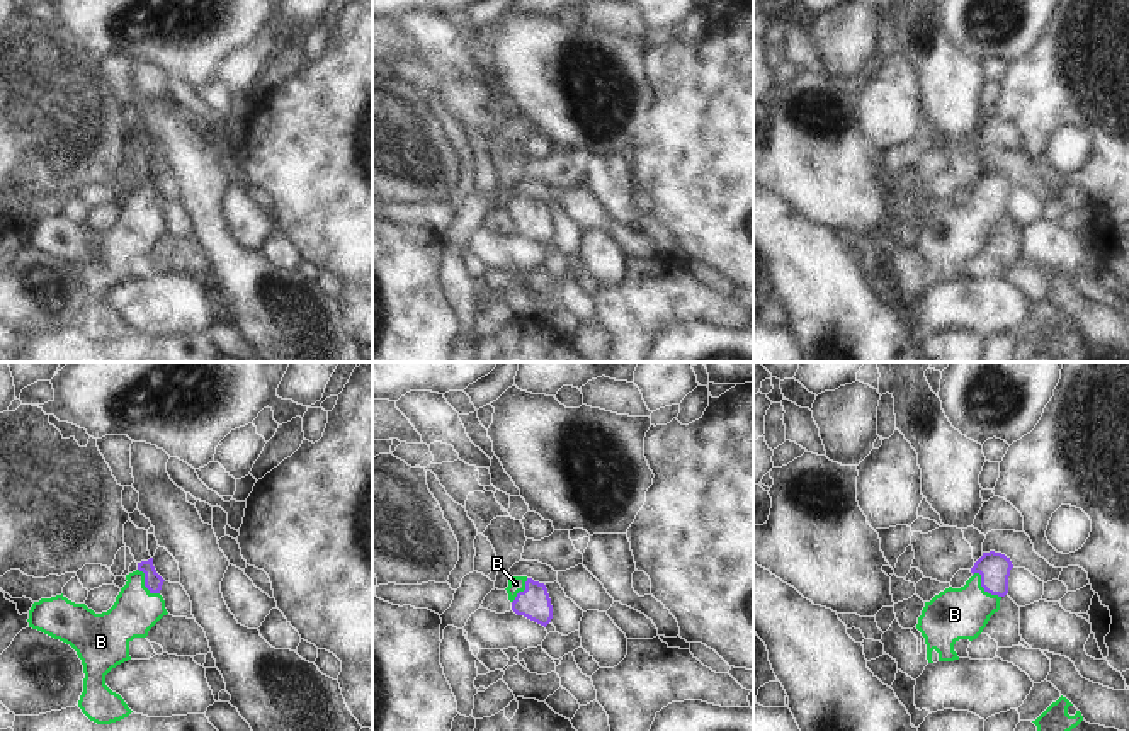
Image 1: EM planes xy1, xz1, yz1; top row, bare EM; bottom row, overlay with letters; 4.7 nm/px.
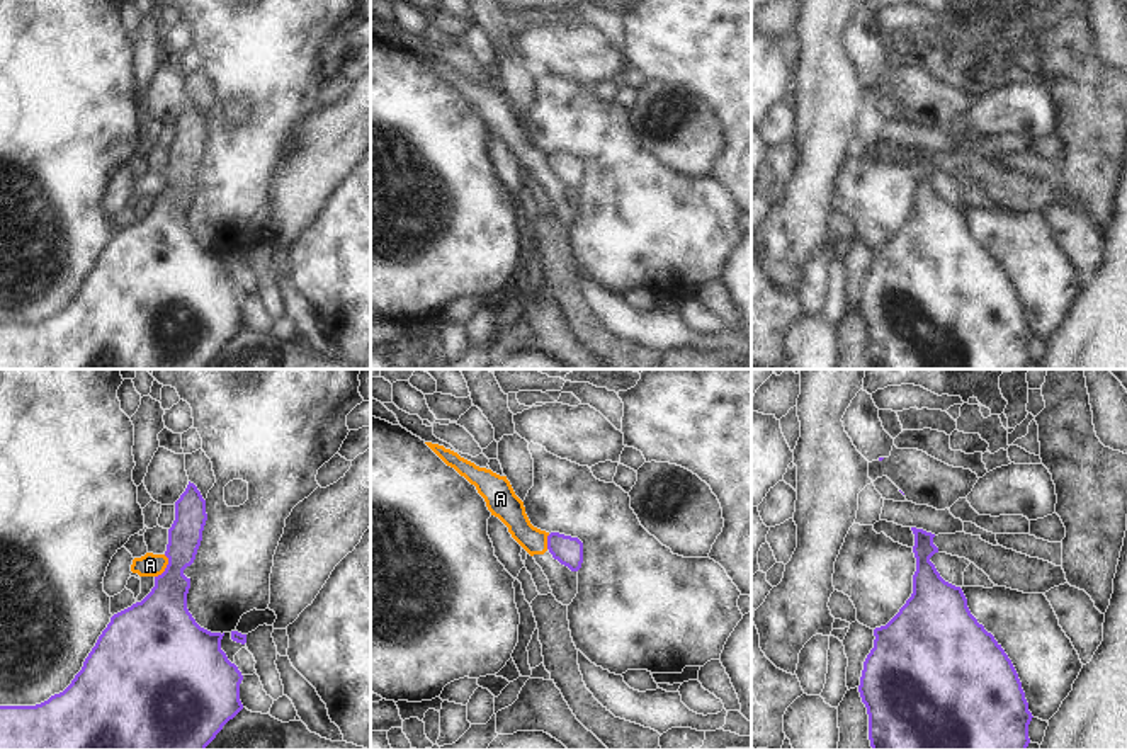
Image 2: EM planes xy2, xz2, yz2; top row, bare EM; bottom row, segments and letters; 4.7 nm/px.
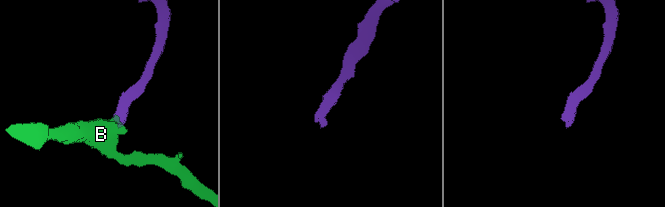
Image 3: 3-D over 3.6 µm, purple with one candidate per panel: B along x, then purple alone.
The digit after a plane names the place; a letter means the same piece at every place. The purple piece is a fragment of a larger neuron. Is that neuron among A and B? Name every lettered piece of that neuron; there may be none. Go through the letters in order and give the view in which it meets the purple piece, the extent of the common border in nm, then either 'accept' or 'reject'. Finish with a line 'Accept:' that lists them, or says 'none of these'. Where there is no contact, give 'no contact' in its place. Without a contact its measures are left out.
A: contact in xy2; length 120 nm; reject
B: contact in yz1; length 180 nm; accept
Accept: B

